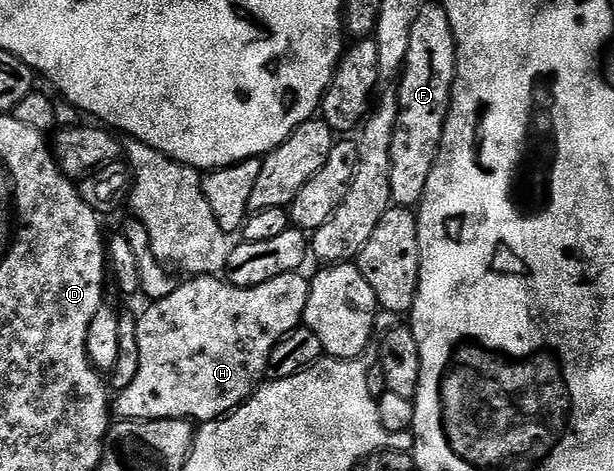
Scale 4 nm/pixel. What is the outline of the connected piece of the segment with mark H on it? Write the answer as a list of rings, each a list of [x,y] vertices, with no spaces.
[[[299,272],[277,276],[277,280],[253,288],[237,288],[219,276],[191,276],[180,281],[165,300],[151,302],[135,323],[139,349],[137,377],[129,388],[118,391],[119,399],[116,397],[113,402],[114,413],[123,420],[152,422],[186,418],[199,424],[227,417],[264,381],[269,356],[276,344],[286,334],[300,329],[311,287],[303,276]]]

